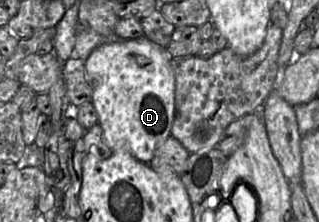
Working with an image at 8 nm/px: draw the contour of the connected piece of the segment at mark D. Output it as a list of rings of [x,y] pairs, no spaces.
[[[145,36],[101,44],[85,60],[85,71],[105,143],[112,150],[126,149],[139,162],[149,163],[156,149],[171,136],[175,118],[175,76],[166,48]]]

